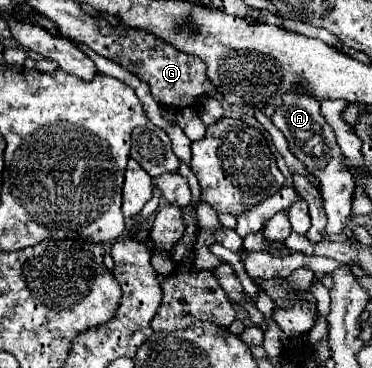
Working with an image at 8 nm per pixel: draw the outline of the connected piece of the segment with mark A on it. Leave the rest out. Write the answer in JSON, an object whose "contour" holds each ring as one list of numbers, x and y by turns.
{"contour":[[296,86,292,92,286,92,282,96,282,104,276,108,272,116,274,126,284,134,288,140,290,152,306,166,310,174,314,174,320,182,320,196,324,200,324,210,328,216,328,224,324,228,326,234,340,234,350,216,352,208,352,190,354,190,354,176,348,172,344,156,336,144,336,136,332,126,324,120,320,114,320,102,312,96,306,96]]}

